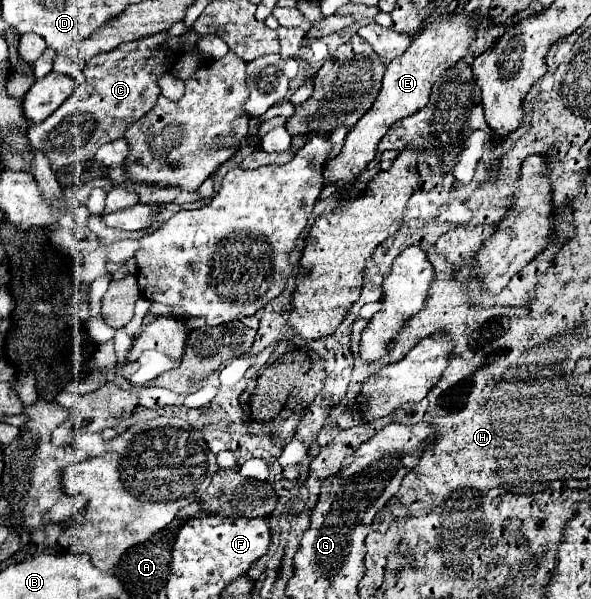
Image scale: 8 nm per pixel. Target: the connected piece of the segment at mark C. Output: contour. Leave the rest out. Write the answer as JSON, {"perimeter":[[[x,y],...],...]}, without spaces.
{"perimeter":[[[155,34],[125,42],[109,54],[91,58],[84,68],[85,82],[75,88],[57,112],[29,130],[27,138],[31,146],[49,156],[53,170],[59,170],[91,160],[99,146],[123,138],[127,126],[145,116],[161,96],[157,80],[169,72],[167,60],[177,58],[175,52],[179,52],[179,44],[179,36]]]}

